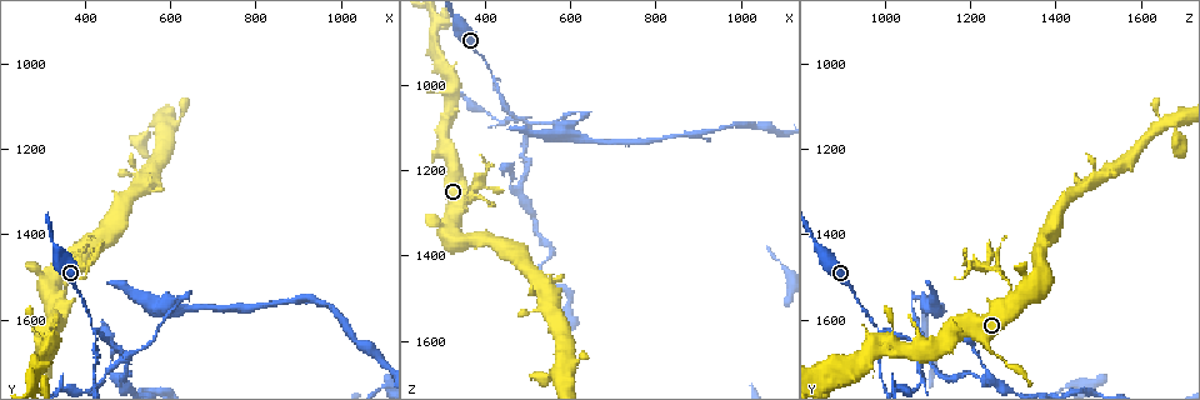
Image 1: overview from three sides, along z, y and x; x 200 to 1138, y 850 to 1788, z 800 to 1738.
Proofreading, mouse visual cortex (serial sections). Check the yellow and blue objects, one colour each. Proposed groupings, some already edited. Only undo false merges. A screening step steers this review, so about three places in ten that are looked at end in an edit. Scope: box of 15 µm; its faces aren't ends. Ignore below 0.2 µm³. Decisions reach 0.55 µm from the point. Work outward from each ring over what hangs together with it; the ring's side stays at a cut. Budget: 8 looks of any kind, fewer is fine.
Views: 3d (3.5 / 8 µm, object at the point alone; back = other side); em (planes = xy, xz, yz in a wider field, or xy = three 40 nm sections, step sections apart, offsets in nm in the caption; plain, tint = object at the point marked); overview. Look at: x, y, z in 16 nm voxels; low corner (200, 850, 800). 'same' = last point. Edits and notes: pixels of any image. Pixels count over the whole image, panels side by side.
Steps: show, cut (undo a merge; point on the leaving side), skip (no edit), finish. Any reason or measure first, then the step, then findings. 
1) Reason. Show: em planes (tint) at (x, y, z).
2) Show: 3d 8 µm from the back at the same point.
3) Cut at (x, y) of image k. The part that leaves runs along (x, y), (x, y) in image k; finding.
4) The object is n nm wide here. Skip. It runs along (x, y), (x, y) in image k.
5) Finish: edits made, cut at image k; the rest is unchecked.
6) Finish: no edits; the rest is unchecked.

Branch point. Show: 3d 3.5 µm at (430, 1630, 990).

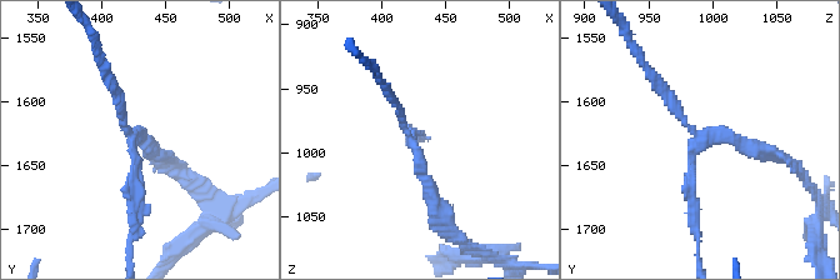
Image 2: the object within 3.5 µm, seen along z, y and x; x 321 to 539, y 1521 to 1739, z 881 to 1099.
3 arms meet here; the arms are 100, 150, 200 nm wide. Show: em xy step 2 (plain) at (426, 1628, 990).

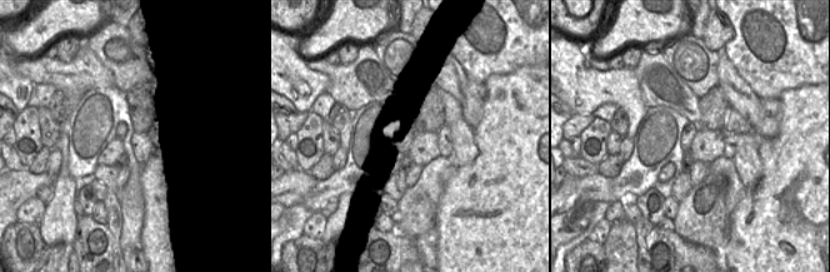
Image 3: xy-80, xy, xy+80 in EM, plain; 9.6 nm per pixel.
Show: em xy step 2 (tint) at the same point.

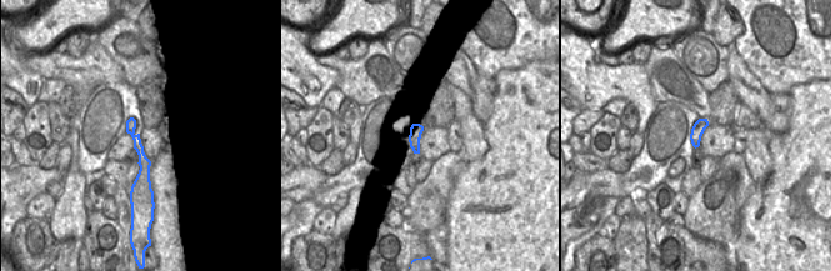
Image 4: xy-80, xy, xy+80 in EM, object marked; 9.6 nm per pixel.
Cut at (130, 190) of image 2. A second cell is stuck on.

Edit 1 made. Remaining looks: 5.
Show: overview.

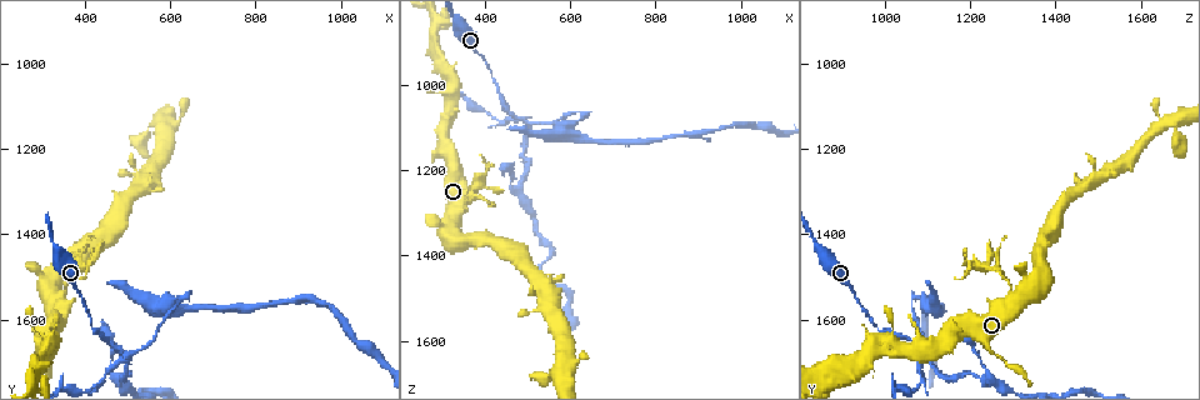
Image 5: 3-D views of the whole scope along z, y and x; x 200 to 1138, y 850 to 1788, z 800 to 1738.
Show: 3d 3.5 µm at (340, 1545, 1295).

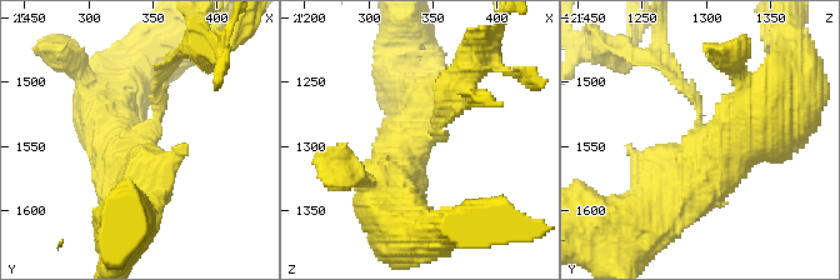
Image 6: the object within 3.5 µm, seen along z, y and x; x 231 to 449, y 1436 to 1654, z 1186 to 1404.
Show: em planes (tint) at (340, 1544, 1298).

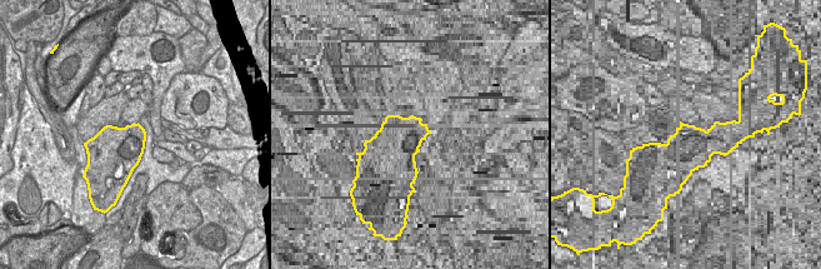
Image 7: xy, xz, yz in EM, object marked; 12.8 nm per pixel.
The object is 650 nm wide here. Cut at (673, 75) of image 6. The part that leaves runs along (698, 108), (653, 54), (615, 50) in image 6; a second cell is stuck on.

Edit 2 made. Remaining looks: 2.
Finish: edits made, cut at image 2, cut at image 6; the rest is unchecked.

